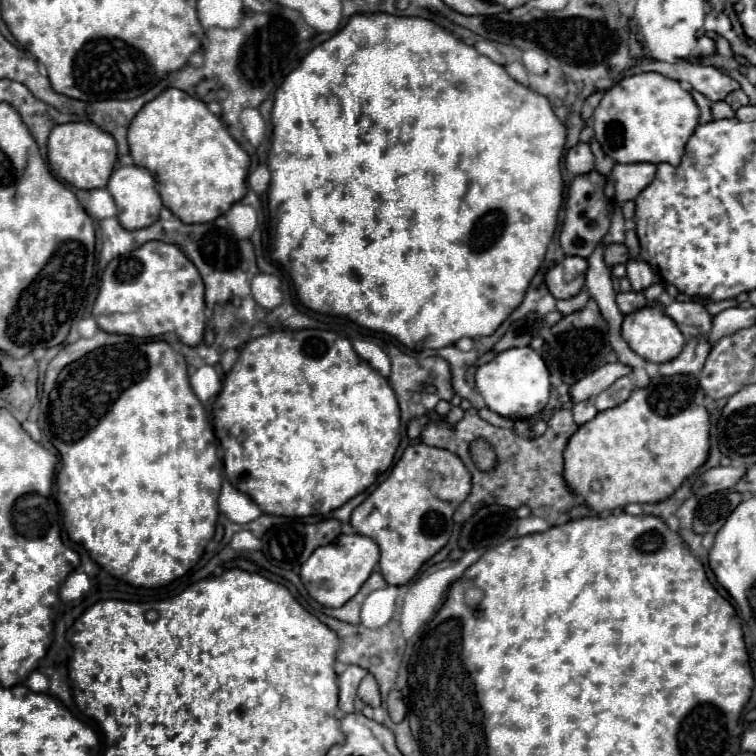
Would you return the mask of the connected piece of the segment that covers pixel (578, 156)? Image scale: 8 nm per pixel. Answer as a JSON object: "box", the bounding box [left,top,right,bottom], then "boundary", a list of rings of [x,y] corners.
{"box":[564,143,594,175],"boundary":[[[578,143],[572,149],[568,149],[564,163],[566,163],[566,169],[574,175],[590,173],[594,169],[594,155],[590,151],[590,145],[588,143]]]}

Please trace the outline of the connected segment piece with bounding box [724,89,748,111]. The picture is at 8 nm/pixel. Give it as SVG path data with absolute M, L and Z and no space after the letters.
M738 89L738 91L730 93L724 101L726 101L734 111L736 111L736 109L740 109L742 105L746 105L746 103L748 103L748 97L746 97L746 93L744 93L742 89Z

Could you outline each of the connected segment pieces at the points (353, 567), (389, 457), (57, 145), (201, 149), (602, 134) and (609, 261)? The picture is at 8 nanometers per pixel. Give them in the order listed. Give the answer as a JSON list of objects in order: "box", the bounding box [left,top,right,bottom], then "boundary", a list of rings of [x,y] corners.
[{"box":[300,535,380,607],"boundary":[[[338,535],[334,543],[318,547],[310,559],[300,569],[300,579],[308,589],[308,595],[316,599],[324,607],[342,607],[350,601],[362,583],[370,577],[374,567],[378,565],[380,549],[370,537],[362,535]]]},{"box":[213,329,400,517],"boundary":[[[276,329],[248,341],[224,379],[213,412],[214,419],[232,423],[215,425],[216,433],[223,428],[238,439],[224,455],[228,481],[238,491],[248,493],[268,515],[306,517],[338,509],[392,465],[400,445],[400,413],[390,383],[366,361],[360,359],[358,363],[350,339],[322,329]]]},{"box":[48,121,116,189],"boundary":[[[74,121],[74,123],[56,125],[50,131],[48,163],[58,179],[74,185],[76,189],[106,187],[106,181],[110,179],[110,173],[114,171],[116,165],[116,141],[114,137],[110,137],[110,133],[102,131],[94,123]]]},{"box":[128,89,250,223],"boundary":[[[166,89],[156,99],[146,103],[138,117],[130,123],[128,137],[129,154],[134,159],[134,165],[142,165],[152,173],[158,183],[158,191],[164,207],[168,207],[182,223],[210,223],[224,215],[230,205],[238,203],[246,195],[246,175],[250,167],[250,157],[240,145],[230,137],[226,125],[208,111],[206,103],[190,97],[180,89]]]},{"box":[594,73,698,165],"boundary":[[[660,73],[624,77],[610,87],[594,111],[594,131],[602,151],[616,163],[670,163],[678,165],[688,137],[698,125],[698,105],[678,81]]]},{"box":[604,245,628,267],"boundary":[[[606,245],[604,251],[604,261],[608,267],[614,267],[618,263],[628,263],[628,249],[626,245]]]}]

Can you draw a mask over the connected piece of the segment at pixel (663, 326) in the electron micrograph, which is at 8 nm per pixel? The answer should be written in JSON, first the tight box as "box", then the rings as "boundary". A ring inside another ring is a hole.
{"box":[622,303,684,363],"boundary":[[[648,303],[636,309],[634,313],[626,315],[622,323],[622,337],[630,345],[632,351],[636,351],[640,357],[654,361],[654,363],[664,363],[664,361],[674,359],[684,347],[682,331],[678,329],[678,325],[674,325],[674,319],[666,315],[664,305],[660,303]]]}

